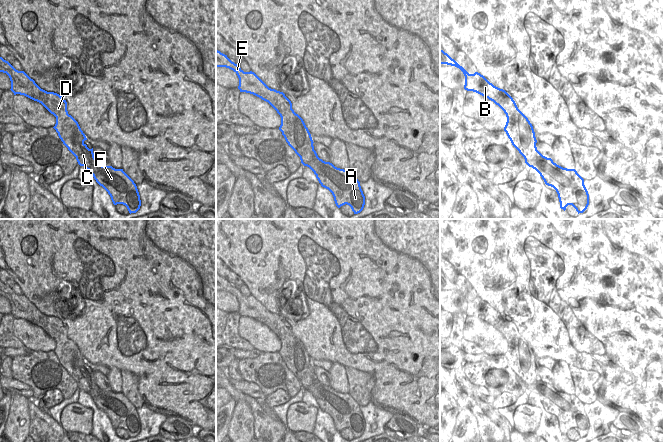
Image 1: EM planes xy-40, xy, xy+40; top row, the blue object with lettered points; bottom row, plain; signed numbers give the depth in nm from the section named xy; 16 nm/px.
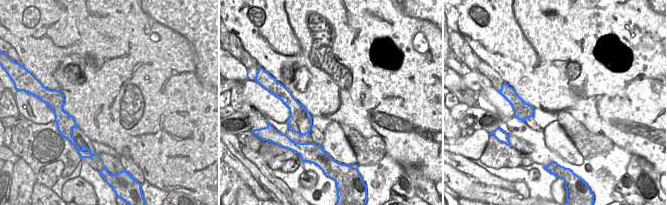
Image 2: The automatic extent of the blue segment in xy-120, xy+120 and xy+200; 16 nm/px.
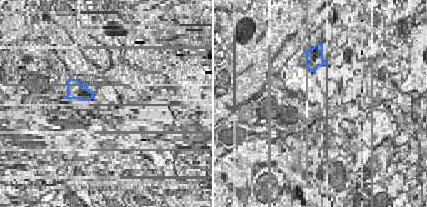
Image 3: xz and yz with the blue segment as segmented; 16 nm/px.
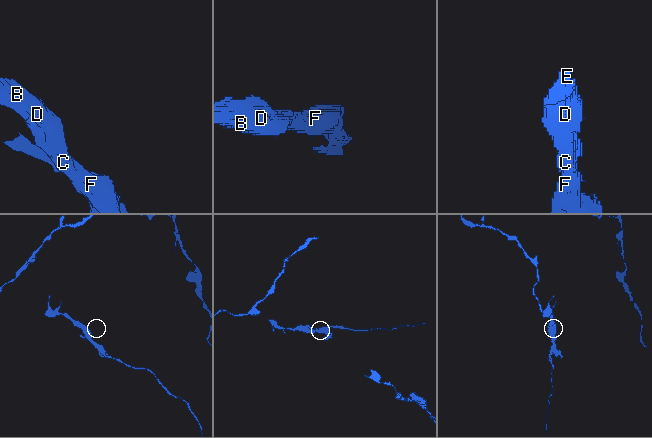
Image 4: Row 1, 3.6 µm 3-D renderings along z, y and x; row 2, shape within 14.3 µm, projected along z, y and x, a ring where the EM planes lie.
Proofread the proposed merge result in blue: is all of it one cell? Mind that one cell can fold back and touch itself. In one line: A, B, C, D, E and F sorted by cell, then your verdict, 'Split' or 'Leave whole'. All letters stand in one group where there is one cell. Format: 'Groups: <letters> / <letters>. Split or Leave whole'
Groups: A F / B C D E. Split.

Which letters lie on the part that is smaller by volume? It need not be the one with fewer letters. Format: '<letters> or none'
B, C, D, E

